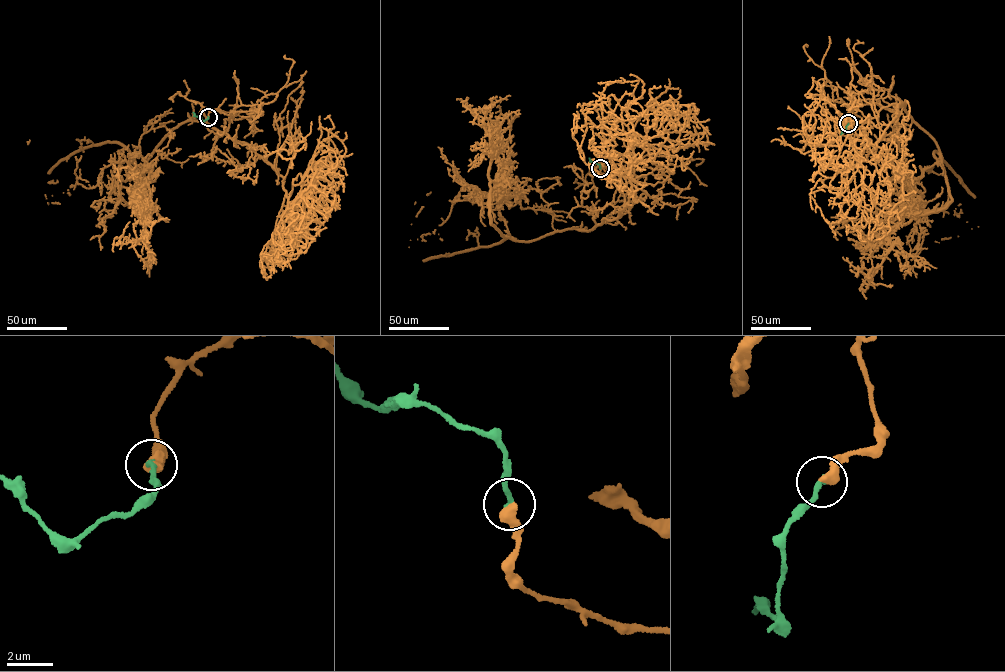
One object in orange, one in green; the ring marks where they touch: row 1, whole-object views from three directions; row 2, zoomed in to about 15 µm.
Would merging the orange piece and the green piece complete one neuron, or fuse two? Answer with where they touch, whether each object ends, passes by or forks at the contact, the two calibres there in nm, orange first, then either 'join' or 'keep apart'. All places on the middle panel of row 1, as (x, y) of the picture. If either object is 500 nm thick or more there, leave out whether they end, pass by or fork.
place (600, 168); calibres 500 and 240 nm; join

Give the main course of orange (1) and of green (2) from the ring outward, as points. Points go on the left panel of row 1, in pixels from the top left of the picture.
1: (208, 116), (230, 115), (227, 130), (180, 123), (144, 168), (112, 161), (91, 188), (75, 157), (27, 144)
2: (208, 116), (203, 121), (193, 112)

